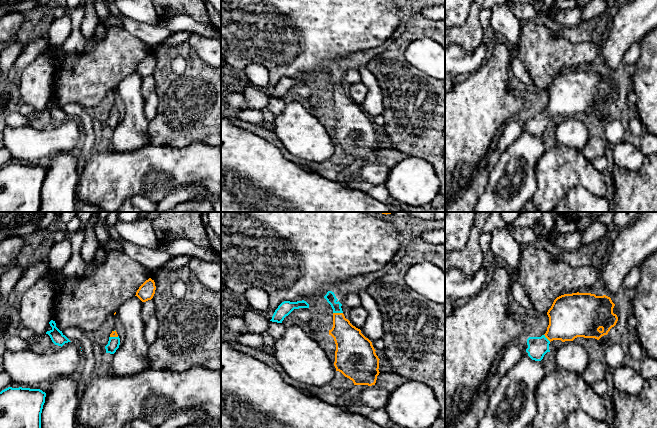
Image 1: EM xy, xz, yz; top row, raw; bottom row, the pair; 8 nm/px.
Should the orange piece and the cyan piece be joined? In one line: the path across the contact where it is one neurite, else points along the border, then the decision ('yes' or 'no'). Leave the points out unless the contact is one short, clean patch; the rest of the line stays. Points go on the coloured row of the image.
runs through xz (349, 340), (342, 331), (338, 313), (330, 296); yes

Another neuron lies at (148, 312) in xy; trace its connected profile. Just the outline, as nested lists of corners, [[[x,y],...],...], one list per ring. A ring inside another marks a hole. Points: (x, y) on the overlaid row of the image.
[[[152,299],[142,303],[141,318],[144,324],[144,340],[147,345],[151,345],[157,337],[159,326],[156,316],[155,304]]]

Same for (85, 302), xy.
[[[122,249],[107,252],[103,263],[98,264],[89,276],[63,277],[54,282],[55,299],[54,316],[51,320],[56,323],[56,327],[62,331],[67,327],[77,327],[85,334],[98,330],[108,314],[114,314],[118,308],[129,298],[136,295],[139,287],[150,278],[150,271],[139,262],[130,258]]]

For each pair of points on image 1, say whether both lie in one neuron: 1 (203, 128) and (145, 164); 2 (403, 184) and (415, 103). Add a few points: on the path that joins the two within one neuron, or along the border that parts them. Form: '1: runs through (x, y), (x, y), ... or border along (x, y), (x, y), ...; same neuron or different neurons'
1: border along (197, 140), (184, 146), (154, 146), (151, 144); different neurons
2: border along (407, 155), (421, 157), (429, 163); different neurons

